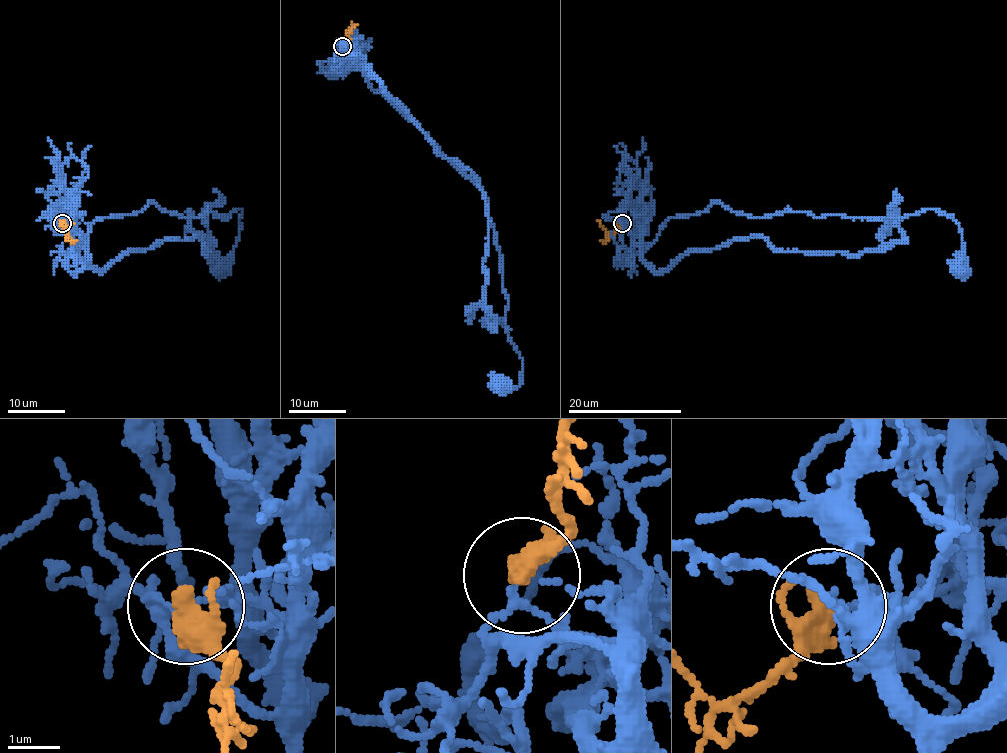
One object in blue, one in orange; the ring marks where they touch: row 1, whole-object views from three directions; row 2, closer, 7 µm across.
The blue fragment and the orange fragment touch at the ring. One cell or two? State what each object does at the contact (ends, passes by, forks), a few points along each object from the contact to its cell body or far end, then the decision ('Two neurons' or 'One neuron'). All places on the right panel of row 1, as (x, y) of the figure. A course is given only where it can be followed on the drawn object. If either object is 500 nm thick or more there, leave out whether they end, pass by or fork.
At the ring blue passes by. At the ring orange passes by. Course of blue: (622, 222), (648, 247), (669, 218), (715, 201), (749, 217), (904, 218), (925, 210), (958, 225), (960, 268). Course of orange: (622, 222), (609, 232), (598, 220). Two neurons

